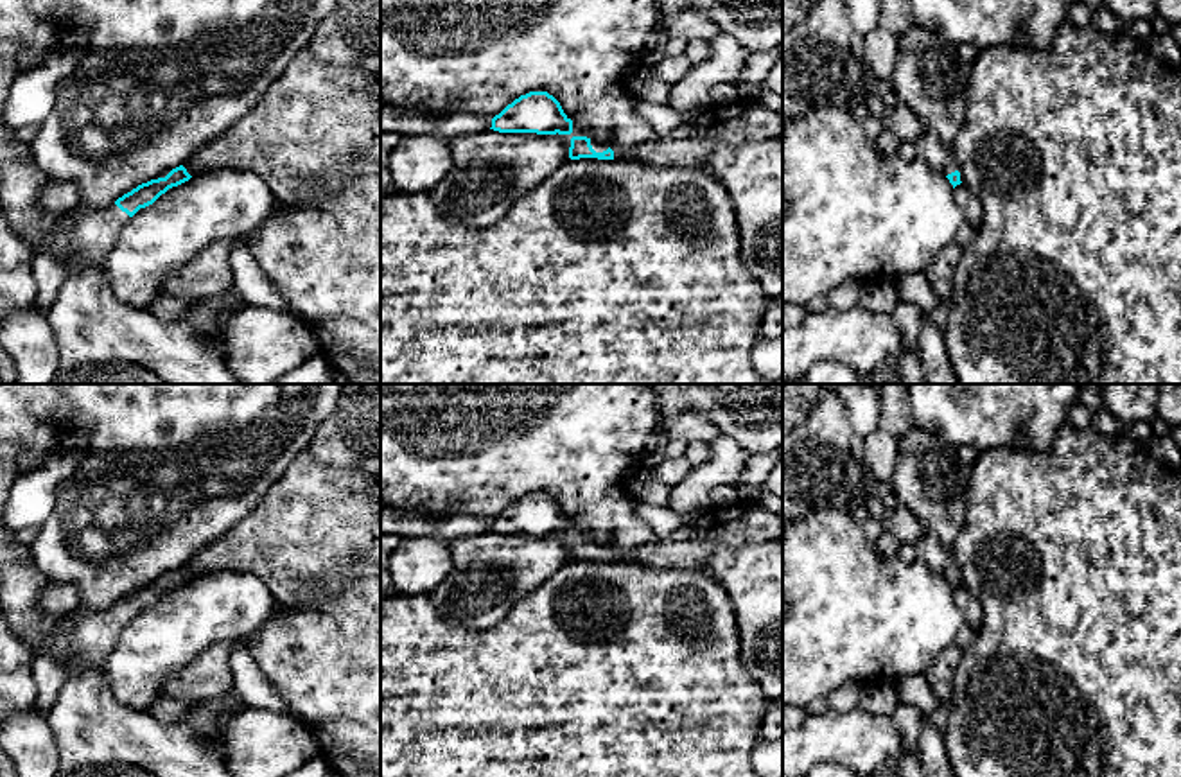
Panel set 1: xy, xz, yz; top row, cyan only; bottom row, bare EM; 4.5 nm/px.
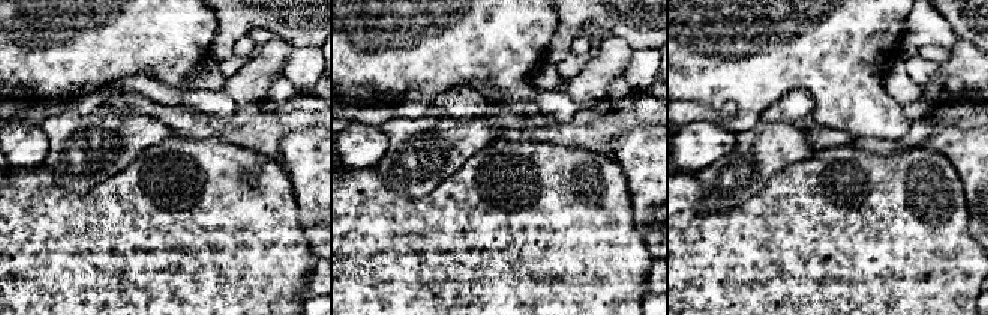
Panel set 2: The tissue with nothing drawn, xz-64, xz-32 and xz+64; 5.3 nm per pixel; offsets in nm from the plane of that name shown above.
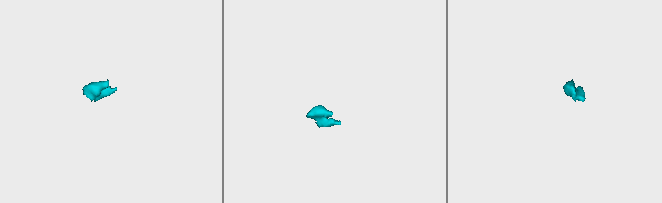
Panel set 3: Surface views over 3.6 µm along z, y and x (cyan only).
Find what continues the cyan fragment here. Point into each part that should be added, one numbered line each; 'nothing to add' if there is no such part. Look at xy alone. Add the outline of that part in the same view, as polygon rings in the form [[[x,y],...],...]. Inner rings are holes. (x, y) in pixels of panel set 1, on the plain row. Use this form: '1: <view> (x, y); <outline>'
1: xy (314, 519); [[[303,450],[260,495],[249,513],[219,538],[199,549],[183,569],[190,578],[219,571],[253,572],[278,605],[294,607],[305,605],[311,599],[316,583],[323,583],[330,596],[345,592],[352,583],[345,569],[359,556],[366,556],[381,567],[381,477],[370,476],[357,467],[323,465]]]
2: xy (92, 634); [[[79,607],[70,612],[61,626],[61,633],[68,639],[70,660],[61,664],[50,648],[34,653],[32,669],[38,698],[32,709],[47,712],[77,664],[102,664],[129,621],[117,607],[102,610]]]

